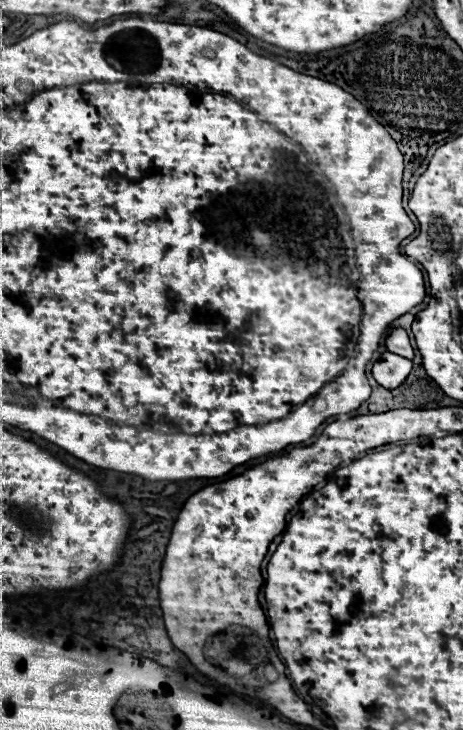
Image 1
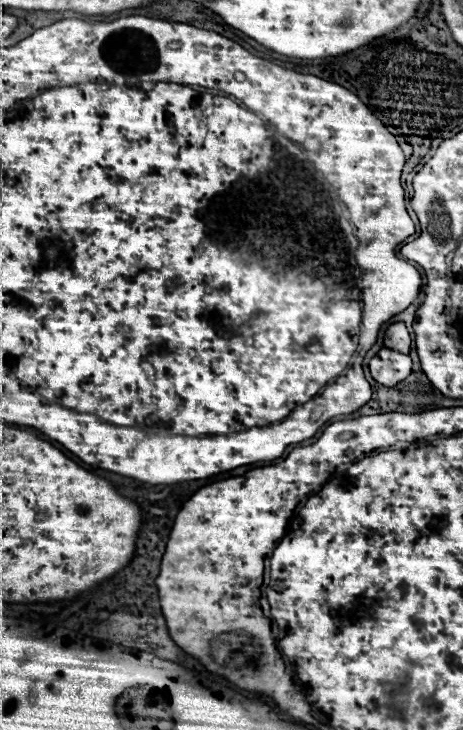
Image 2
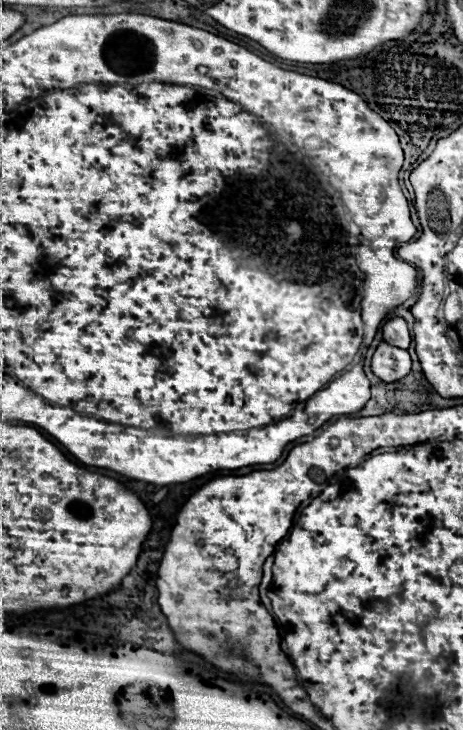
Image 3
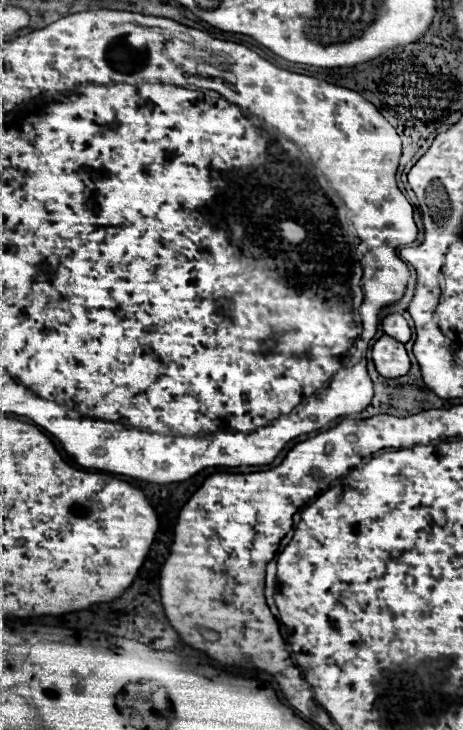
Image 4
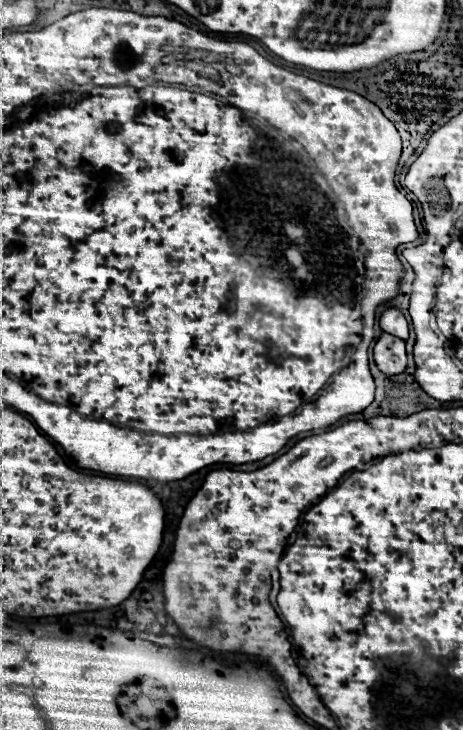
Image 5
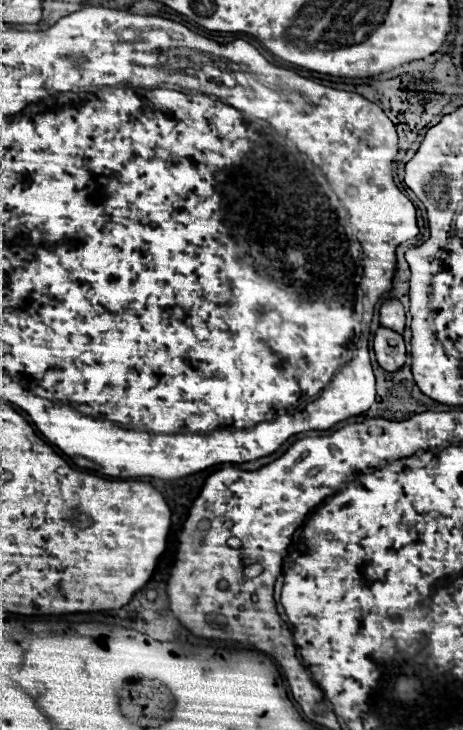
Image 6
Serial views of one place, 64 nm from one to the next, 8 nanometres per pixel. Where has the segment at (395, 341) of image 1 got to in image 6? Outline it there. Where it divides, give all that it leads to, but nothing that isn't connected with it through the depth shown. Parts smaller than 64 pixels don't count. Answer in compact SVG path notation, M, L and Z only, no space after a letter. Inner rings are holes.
M386 300L380 308L380 326L390 328L398 334L404 332L406 328L406 316L404 316L404 308L398 300Z

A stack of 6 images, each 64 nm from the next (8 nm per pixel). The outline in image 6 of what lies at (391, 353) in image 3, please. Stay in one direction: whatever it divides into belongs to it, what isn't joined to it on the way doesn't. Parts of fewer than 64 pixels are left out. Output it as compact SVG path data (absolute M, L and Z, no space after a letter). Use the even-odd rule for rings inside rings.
M378 328L374 336L374 354L378 364L386 372L400 370L406 362L406 350L404 350L404 338L388 328Z

